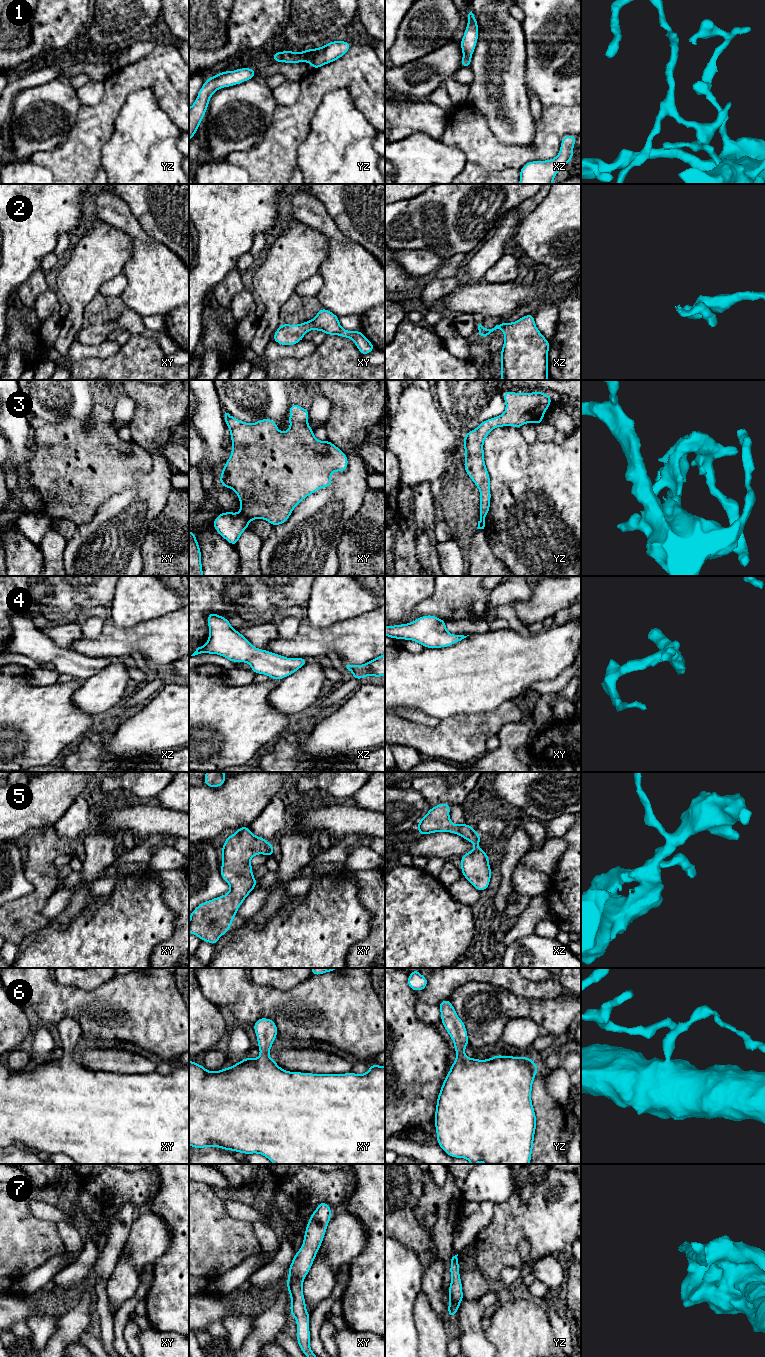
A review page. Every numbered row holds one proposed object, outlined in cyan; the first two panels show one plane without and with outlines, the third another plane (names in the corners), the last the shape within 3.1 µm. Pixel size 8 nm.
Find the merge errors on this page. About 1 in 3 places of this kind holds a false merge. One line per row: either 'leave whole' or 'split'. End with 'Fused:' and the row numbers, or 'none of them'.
1: leave whole
2: leave whole
3: split
4: leave whole
5: leave whole
6: leave whole
7: leave whole
Fused: 3

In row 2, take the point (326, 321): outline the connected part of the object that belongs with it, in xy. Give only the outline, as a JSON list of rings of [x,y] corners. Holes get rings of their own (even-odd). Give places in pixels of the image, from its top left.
[[[321,308],[310,321],[297,325],[282,323],[275,331],[273,340],[281,345],[291,346],[303,340],[309,330],[323,331],[328,335],[338,335],[351,339],[361,355],[371,353],[375,346],[365,337],[362,331],[347,331],[339,323],[339,317],[331,311]]]

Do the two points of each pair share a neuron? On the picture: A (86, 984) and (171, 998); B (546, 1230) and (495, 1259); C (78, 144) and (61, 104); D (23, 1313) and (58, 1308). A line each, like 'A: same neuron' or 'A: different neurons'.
A: different neurons
B: same neuron
C: different neurons
D: same neuron

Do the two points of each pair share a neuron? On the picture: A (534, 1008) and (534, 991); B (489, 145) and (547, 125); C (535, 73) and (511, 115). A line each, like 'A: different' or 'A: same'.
A: different
B: same
C: different

